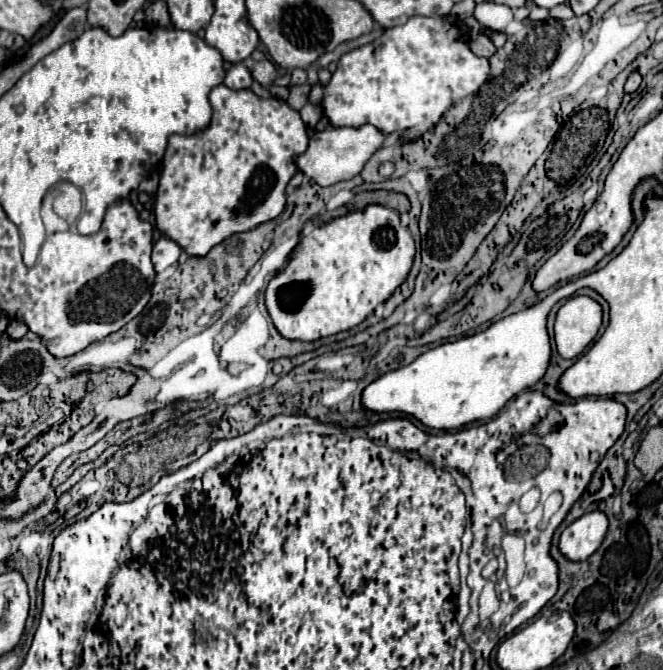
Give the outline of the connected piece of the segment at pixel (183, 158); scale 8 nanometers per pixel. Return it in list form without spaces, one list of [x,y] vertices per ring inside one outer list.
[[[219,84],[209,94],[213,118],[207,130],[197,132],[193,140],[181,140],[179,134],[169,136],[167,152],[163,158],[163,172],[155,200],[157,228],[175,240],[187,254],[207,254],[211,246],[223,238],[253,230],[255,226],[277,218],[285,208],[285,186],[297,172],[293,158],[307,148],[307,126],[297,110],[289,108],[285,100],[259,98],[251,90],[227,90]]]

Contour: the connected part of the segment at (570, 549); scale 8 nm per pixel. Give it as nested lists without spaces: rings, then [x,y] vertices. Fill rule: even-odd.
[[[589,512],[569,524],[559,536],[559,550],[571,562],[587,560],[603,542],[607,532],[607,516]]]

